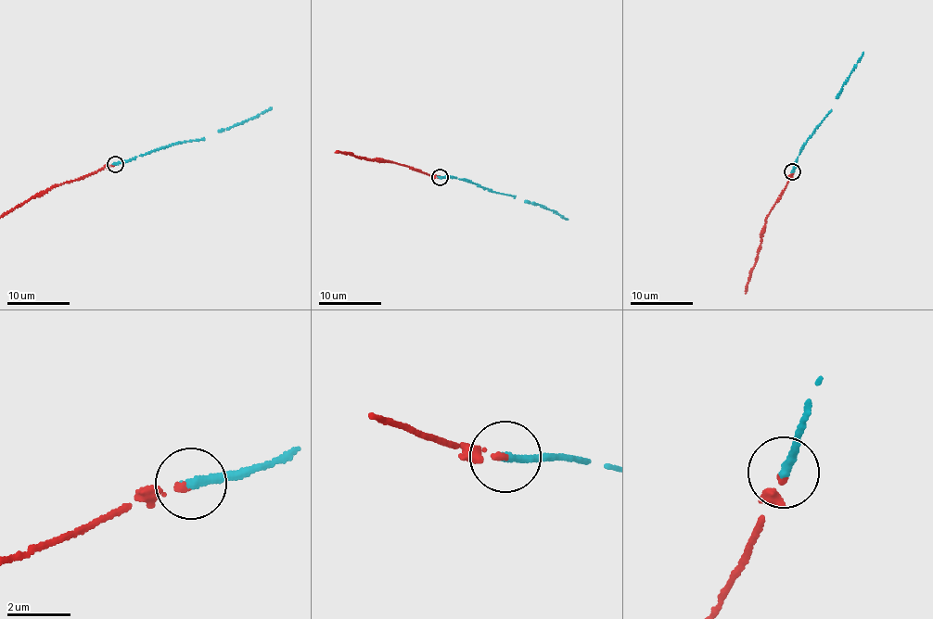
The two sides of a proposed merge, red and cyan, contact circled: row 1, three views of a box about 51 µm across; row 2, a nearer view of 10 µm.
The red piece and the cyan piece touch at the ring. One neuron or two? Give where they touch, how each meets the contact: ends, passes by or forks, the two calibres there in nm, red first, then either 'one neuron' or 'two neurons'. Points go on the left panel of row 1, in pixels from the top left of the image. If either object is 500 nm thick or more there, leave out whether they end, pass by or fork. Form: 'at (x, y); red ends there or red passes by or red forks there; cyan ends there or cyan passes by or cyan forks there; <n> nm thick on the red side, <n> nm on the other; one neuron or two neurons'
at (115, 164); red ends there; cyan ends there; 160 nm thick on the red side, 280 nm on the other; one neuron

